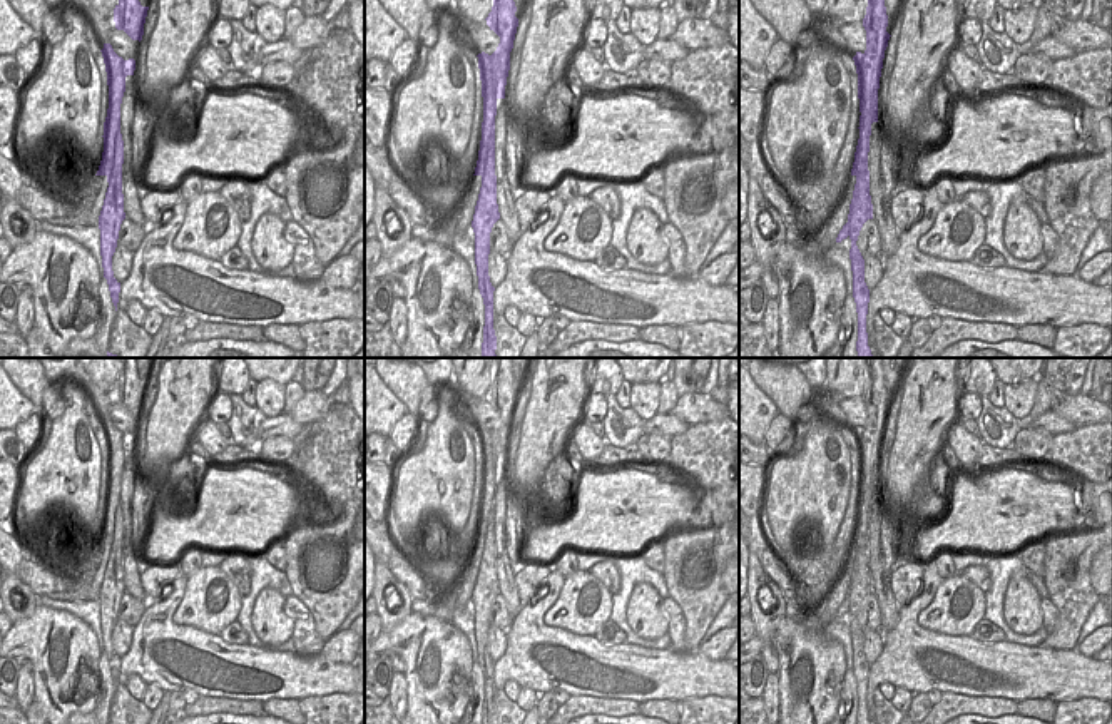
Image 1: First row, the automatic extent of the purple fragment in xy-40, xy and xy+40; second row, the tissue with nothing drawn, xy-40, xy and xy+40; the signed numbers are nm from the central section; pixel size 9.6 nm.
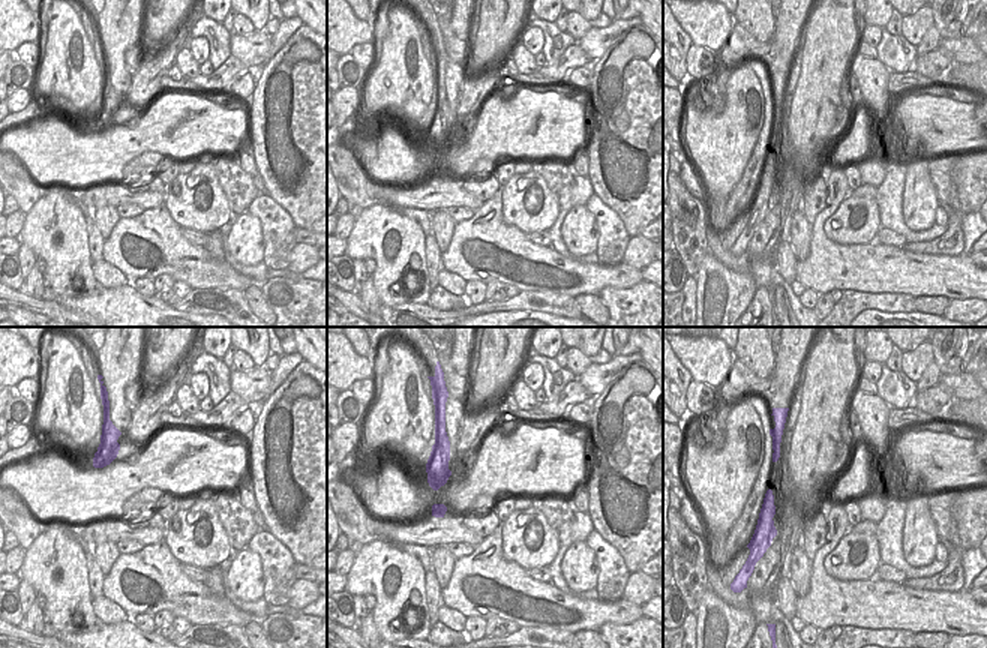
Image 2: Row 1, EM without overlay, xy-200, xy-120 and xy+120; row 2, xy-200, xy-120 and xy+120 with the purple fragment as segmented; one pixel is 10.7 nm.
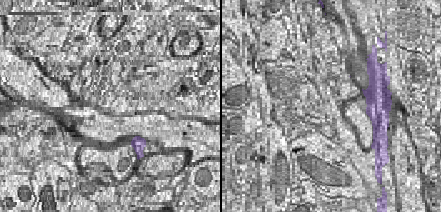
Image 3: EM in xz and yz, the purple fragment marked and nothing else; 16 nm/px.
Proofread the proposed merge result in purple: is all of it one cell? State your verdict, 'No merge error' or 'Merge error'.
Merge error.

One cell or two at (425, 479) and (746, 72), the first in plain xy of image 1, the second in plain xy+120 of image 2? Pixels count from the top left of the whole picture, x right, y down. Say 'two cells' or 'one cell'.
one cell

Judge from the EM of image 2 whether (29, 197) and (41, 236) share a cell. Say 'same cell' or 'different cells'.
different cells

